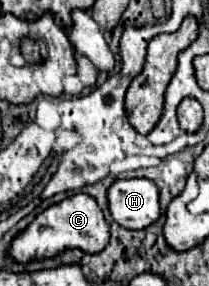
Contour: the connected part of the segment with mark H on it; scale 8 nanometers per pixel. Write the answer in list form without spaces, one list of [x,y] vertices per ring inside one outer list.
[[[115,180],[107,192],[109,210],[117,224],[127,230],[141,230],[159,220],[159,188],[153,180]]]

